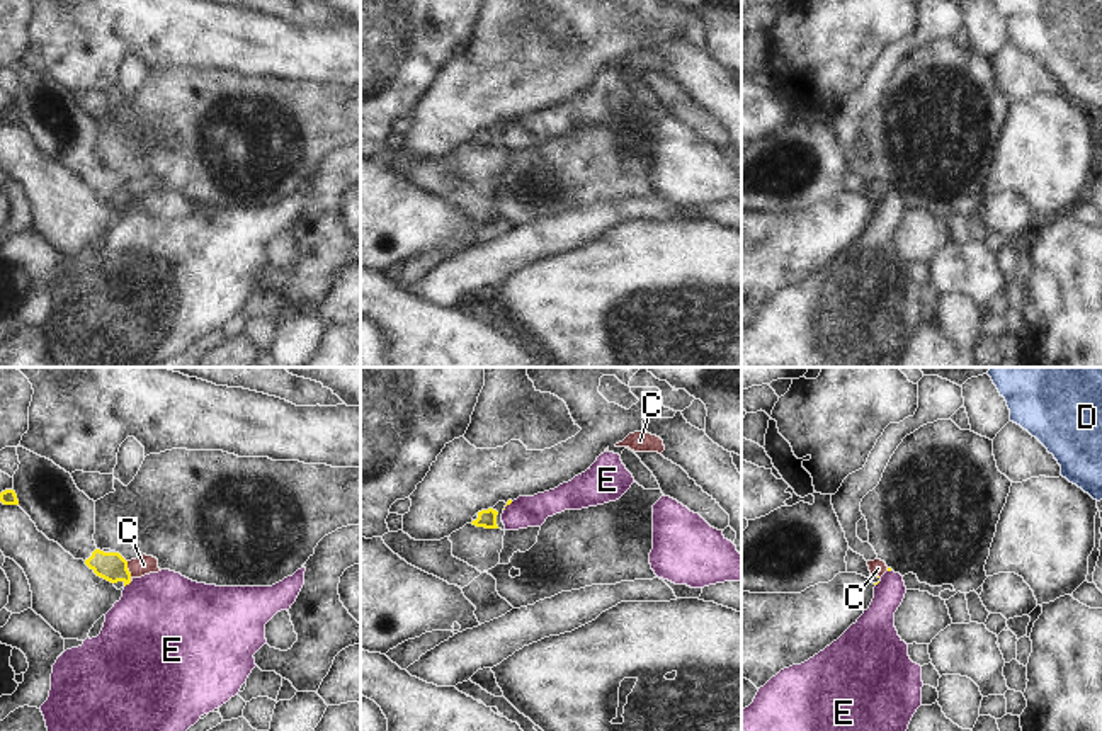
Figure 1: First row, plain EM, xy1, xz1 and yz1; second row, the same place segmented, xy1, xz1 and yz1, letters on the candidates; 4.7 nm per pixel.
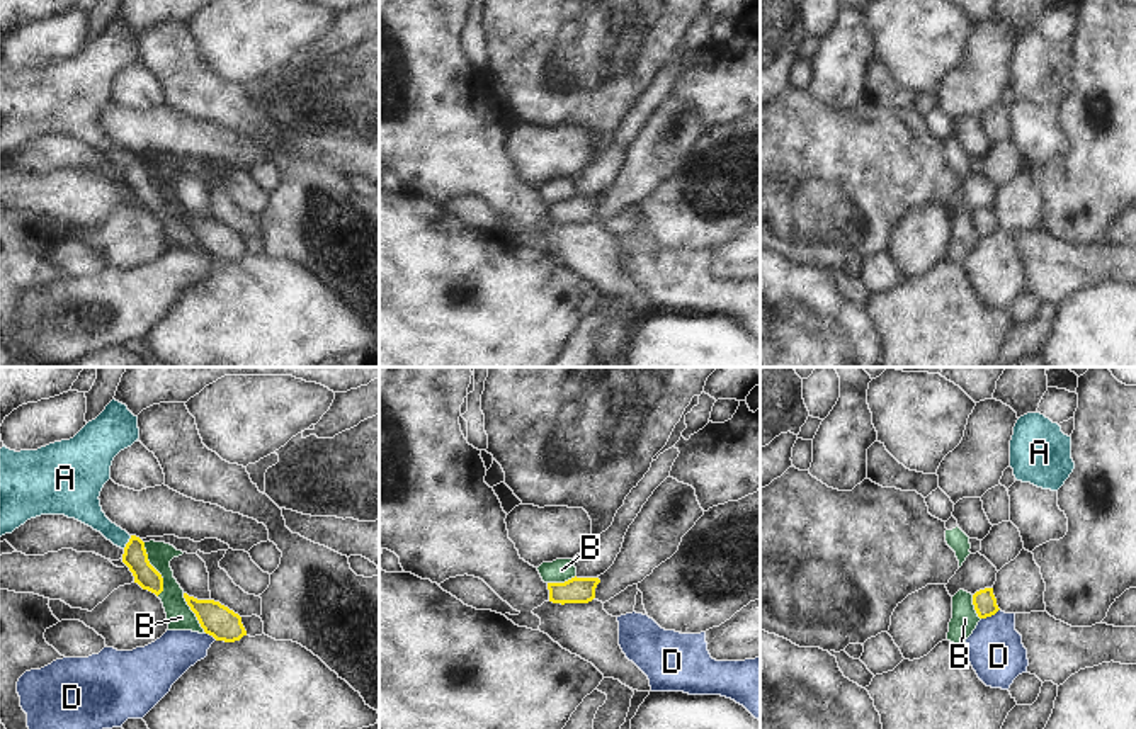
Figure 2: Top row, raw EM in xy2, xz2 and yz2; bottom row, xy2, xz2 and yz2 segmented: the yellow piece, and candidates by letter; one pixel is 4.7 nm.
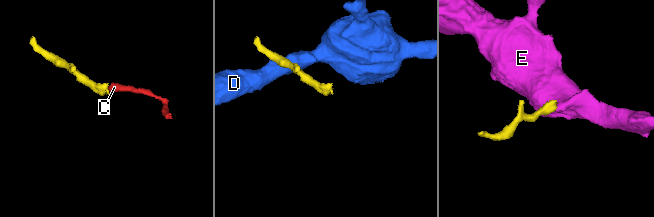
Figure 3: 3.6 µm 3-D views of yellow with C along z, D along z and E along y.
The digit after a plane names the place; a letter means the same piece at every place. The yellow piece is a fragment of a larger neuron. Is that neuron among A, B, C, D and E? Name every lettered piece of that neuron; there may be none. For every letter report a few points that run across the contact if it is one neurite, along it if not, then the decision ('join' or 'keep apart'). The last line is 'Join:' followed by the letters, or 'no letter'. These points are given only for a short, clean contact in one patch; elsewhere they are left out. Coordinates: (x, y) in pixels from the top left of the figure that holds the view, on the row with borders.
A: xy2 (135, 556), (135, 549), (128, 542), (111, 532), (87, 508) | join
B: keep apart
C: xy1 (111, 566), (128, 570), (143, 565) | join
D: yz2 (999, 609), (982, 619) | keep apart
E: xy1 (131, 582), (124, 587) | keep apart
Join: A, C

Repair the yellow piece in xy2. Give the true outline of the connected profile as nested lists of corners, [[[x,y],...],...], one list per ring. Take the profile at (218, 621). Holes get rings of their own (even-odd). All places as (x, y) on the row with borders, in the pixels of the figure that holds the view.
[[[184,593],[190,610],[196,613],[206,634],[216,641],[235,642],[247,636],[241,617],[214,600],[197,600]]]

